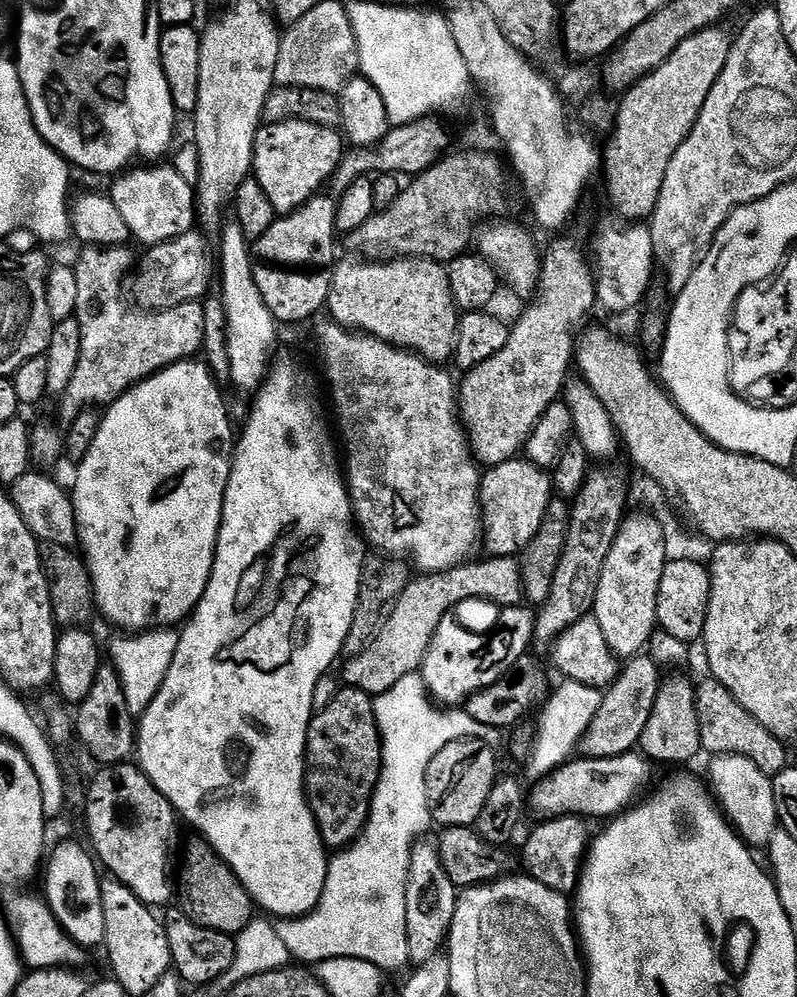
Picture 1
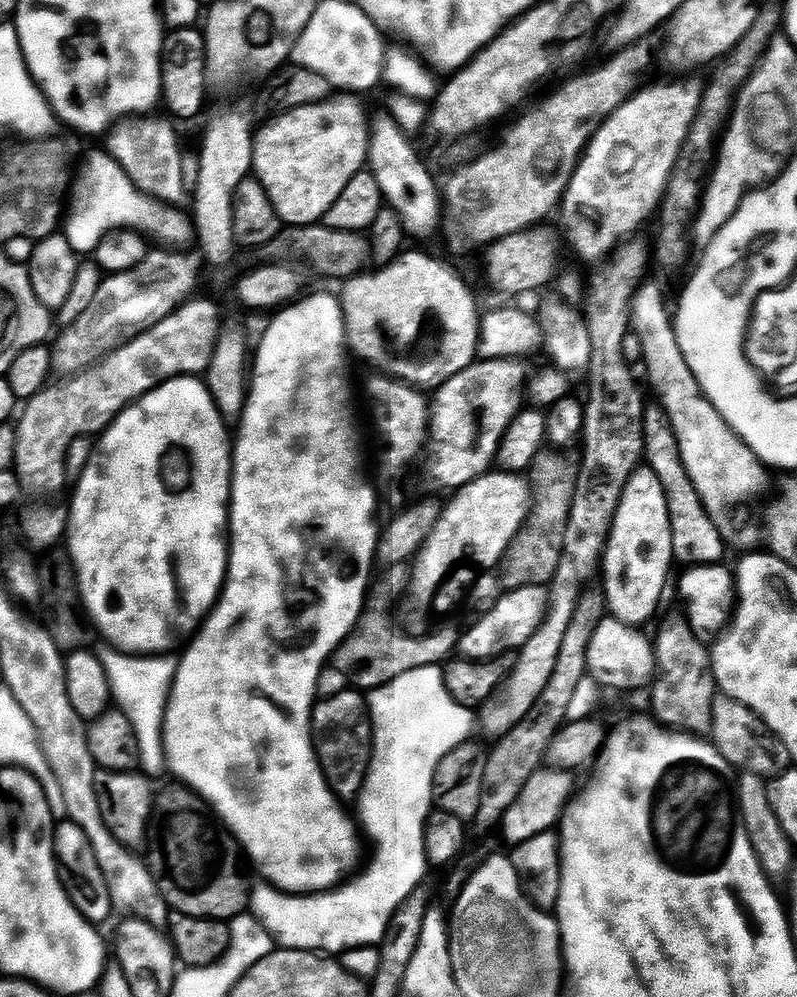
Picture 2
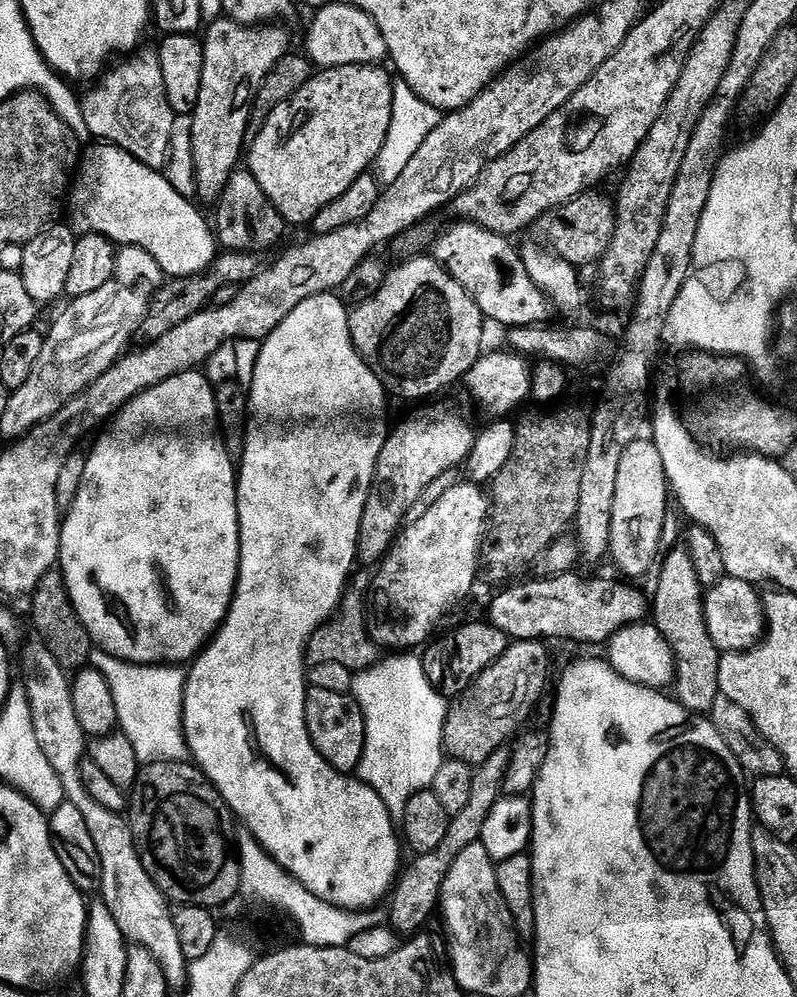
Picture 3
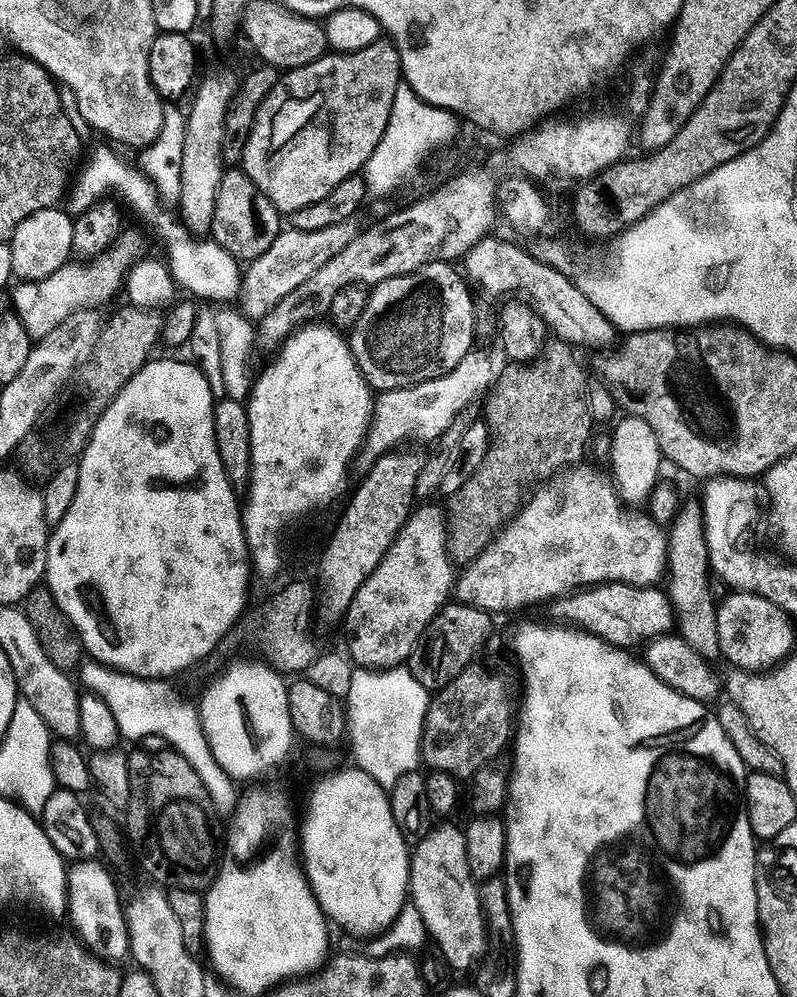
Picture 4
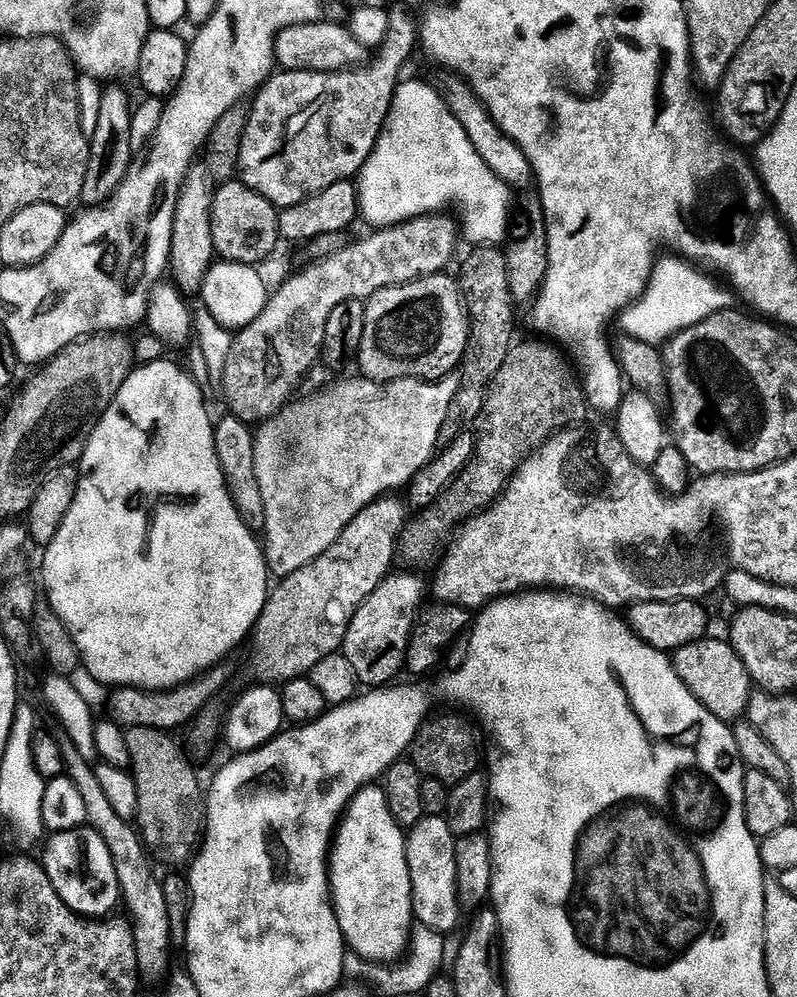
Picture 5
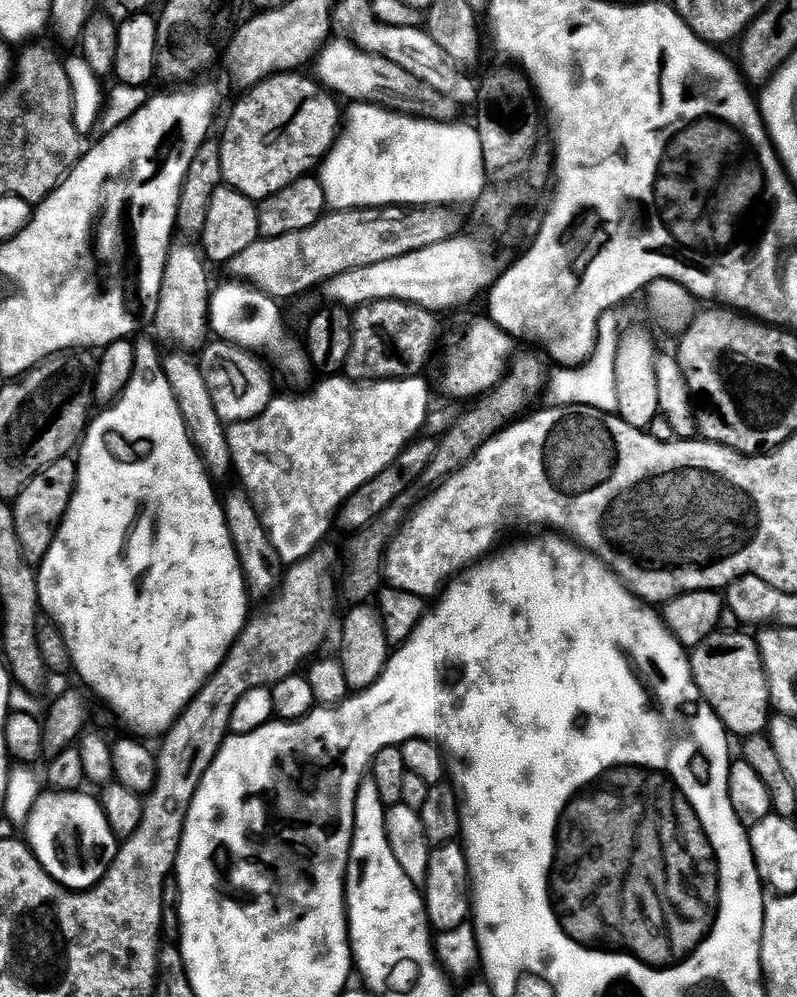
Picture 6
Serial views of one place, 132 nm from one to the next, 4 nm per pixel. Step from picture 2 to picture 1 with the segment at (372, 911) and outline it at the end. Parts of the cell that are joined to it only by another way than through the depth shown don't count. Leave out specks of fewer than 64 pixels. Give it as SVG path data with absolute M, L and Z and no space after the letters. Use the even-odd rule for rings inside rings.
M420 674L402 678L393 689L375 697L374 703L376 721L380 727L380 743L384 745L384 766L380 770L380 781L372 799L372 809L364 831L360 833L360 839L331 857L330 879L316 909L305 916L280 918L275 921L278 938L282 938L291 959L304 966L319 966L328 959L352 958L373 963L384 974L409 967L412 948L408 944L406 926L406 892L412 849L420 838L416 836L422 835L434 824L426 794L426 774L430 770L430 762L434 762L434 754L438 754L442 746L455 740L475 738L496 746L502 736L501 729L476 722L459 707L452 706L445 710L438 706L428 687L424 685L423 675Z

